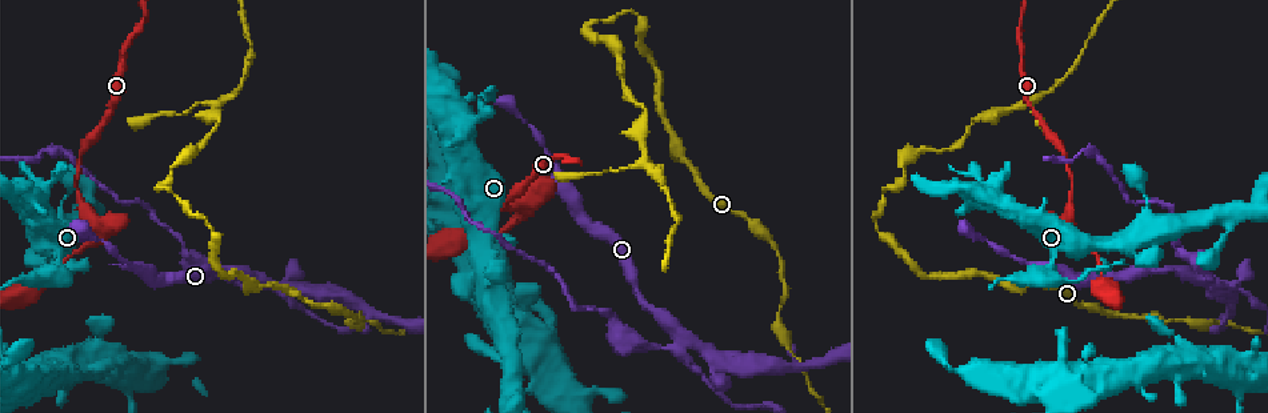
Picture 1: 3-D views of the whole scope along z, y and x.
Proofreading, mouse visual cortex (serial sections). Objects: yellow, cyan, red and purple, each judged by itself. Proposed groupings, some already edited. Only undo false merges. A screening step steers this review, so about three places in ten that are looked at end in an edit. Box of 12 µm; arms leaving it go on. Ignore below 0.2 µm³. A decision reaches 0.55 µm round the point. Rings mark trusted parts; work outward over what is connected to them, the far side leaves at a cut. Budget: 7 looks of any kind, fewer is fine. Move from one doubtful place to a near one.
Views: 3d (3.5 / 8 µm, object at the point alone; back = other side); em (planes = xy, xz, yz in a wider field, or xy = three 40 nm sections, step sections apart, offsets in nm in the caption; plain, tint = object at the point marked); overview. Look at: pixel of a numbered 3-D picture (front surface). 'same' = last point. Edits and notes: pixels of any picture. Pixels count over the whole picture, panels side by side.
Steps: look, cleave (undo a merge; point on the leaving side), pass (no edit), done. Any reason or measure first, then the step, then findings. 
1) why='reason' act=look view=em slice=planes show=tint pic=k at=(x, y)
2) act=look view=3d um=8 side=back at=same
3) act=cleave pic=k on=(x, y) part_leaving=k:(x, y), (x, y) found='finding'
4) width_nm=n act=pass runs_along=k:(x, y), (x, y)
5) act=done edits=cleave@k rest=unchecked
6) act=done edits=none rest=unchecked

why='sharp bend' act=look view=3d um=3.5 pic=1 at=(1048, 271)

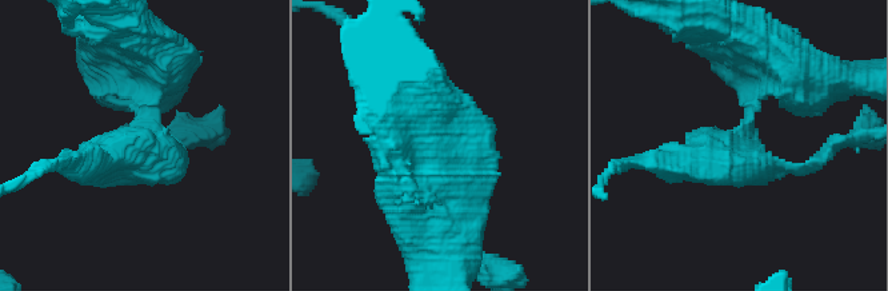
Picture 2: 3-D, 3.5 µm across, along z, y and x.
act=look view=em slice=xy step=3 show=tint pic=2 at=(146, 141)

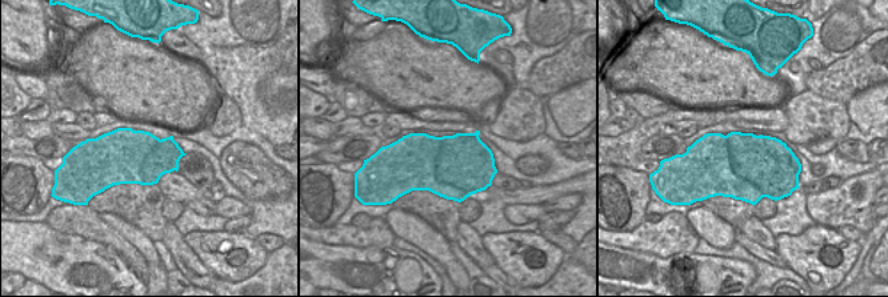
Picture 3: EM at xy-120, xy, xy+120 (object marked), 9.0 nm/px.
act=cleave pic=2 on=(775, 163) part_leaving=2:(739, 160), (636, 160) found='two cells meet here'

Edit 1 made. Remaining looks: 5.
why='redraw' act=look view=overview

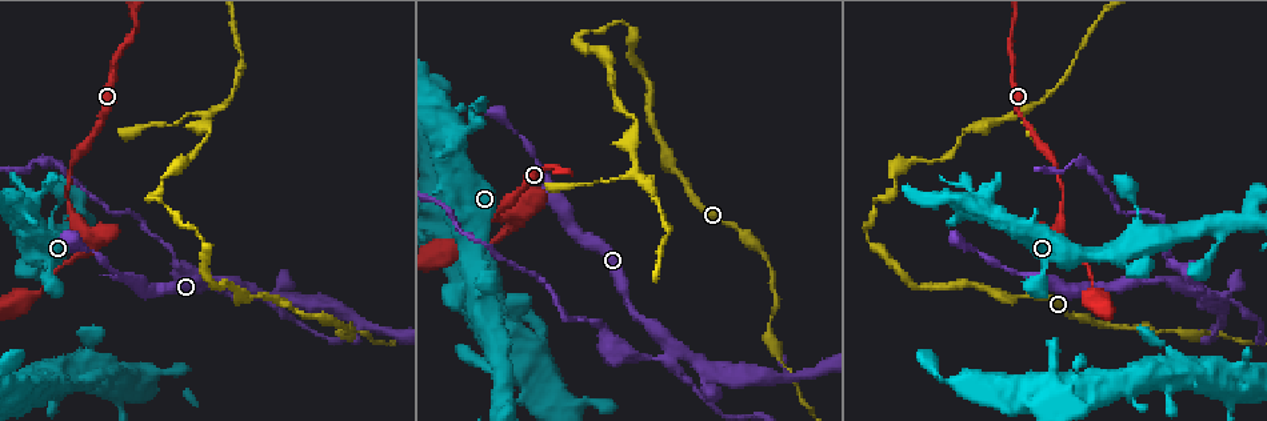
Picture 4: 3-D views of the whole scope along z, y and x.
why='four-way junction' act=look view=3d um=3.5 pic=4 at=(247, 286)

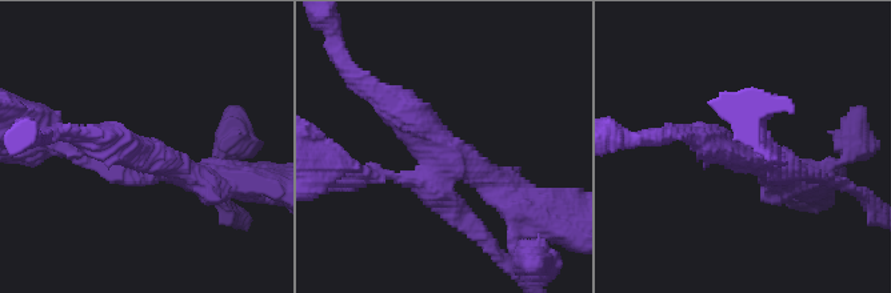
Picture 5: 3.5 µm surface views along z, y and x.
arms=4 arm_widths_nm=150,250,300,300 act=look view=em slice=xy step=2 show=tint pic=5 at=(745, 158)

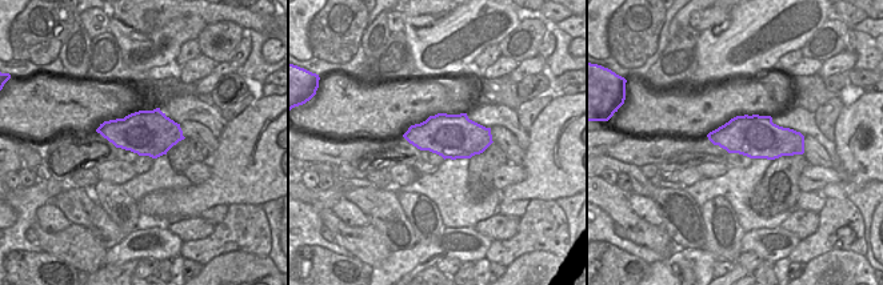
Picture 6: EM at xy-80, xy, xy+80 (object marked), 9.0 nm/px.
act=look view=em slice=xy step=1 show=tint at=same

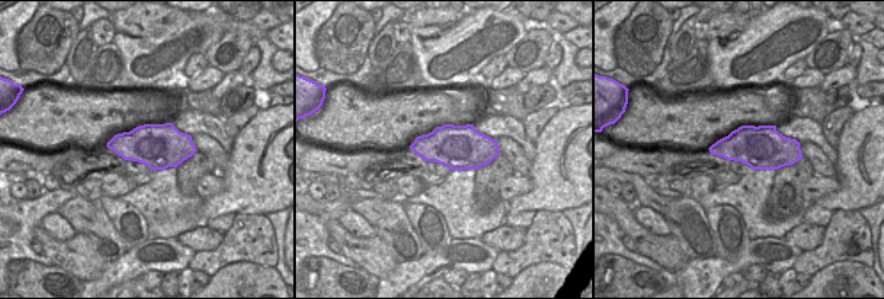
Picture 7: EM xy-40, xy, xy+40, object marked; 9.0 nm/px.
act=cleave pic=5 on=(75, 157) part_leaving=5:(424, 176), (359, 176), (330, 161) found='two cells meet here'

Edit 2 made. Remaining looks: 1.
act=done edits=cleave@2,cleave@5 rest=unchecked

